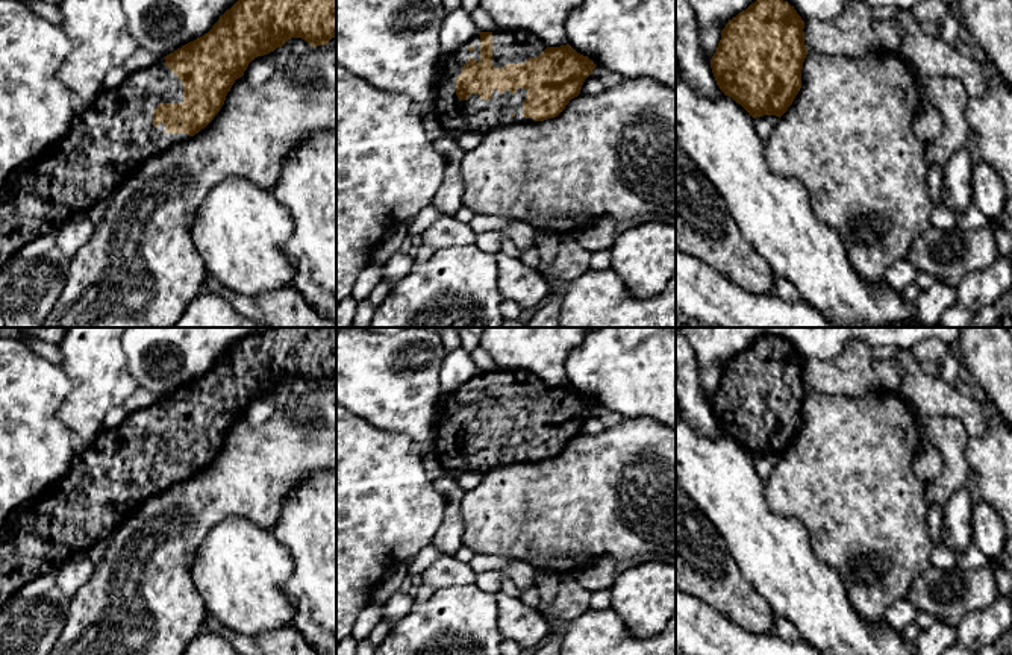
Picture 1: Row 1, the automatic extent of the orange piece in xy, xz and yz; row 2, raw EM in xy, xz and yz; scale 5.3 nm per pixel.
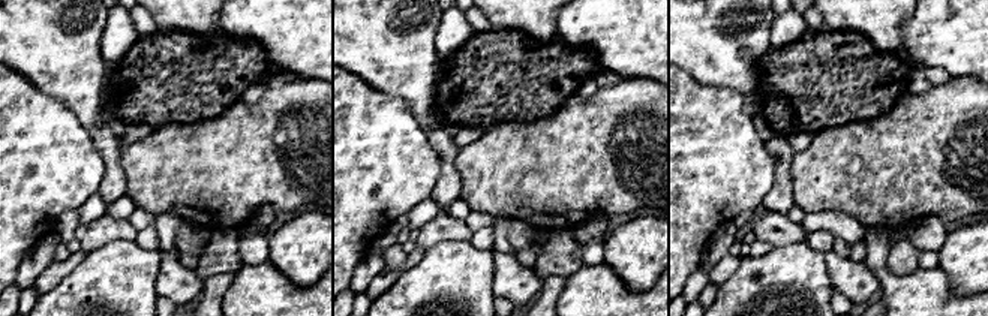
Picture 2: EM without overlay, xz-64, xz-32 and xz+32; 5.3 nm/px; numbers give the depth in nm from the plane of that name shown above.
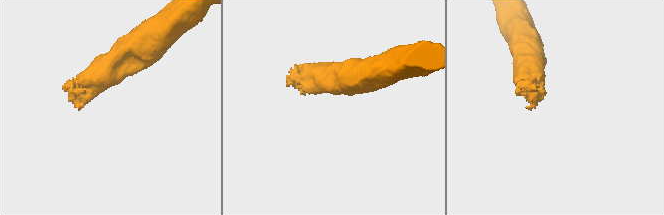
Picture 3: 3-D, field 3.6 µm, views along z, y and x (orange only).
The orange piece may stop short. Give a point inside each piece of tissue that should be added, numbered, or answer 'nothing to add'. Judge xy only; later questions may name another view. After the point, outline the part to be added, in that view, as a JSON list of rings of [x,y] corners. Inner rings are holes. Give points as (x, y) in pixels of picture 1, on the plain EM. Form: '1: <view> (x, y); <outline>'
1: xy (109, 478); [[[159,397],[142,411],[127,412],[126,420],[112,429],[103,429],[91,443],[80,444],[67,475],[45,491],[15,508],[0,526],[0,610],[27,582],[39,575],[58,570],[77,552],[88,552],[94,544],[109,540],[141,505],[171,485],[182,484],[188,473],[167,473],[165,464],[153,465],[153,450],[161,443],[182,443],[183,423]]]

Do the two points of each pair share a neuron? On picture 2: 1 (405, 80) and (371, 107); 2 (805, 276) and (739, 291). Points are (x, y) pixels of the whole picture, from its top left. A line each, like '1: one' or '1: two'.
1: two
2: one

